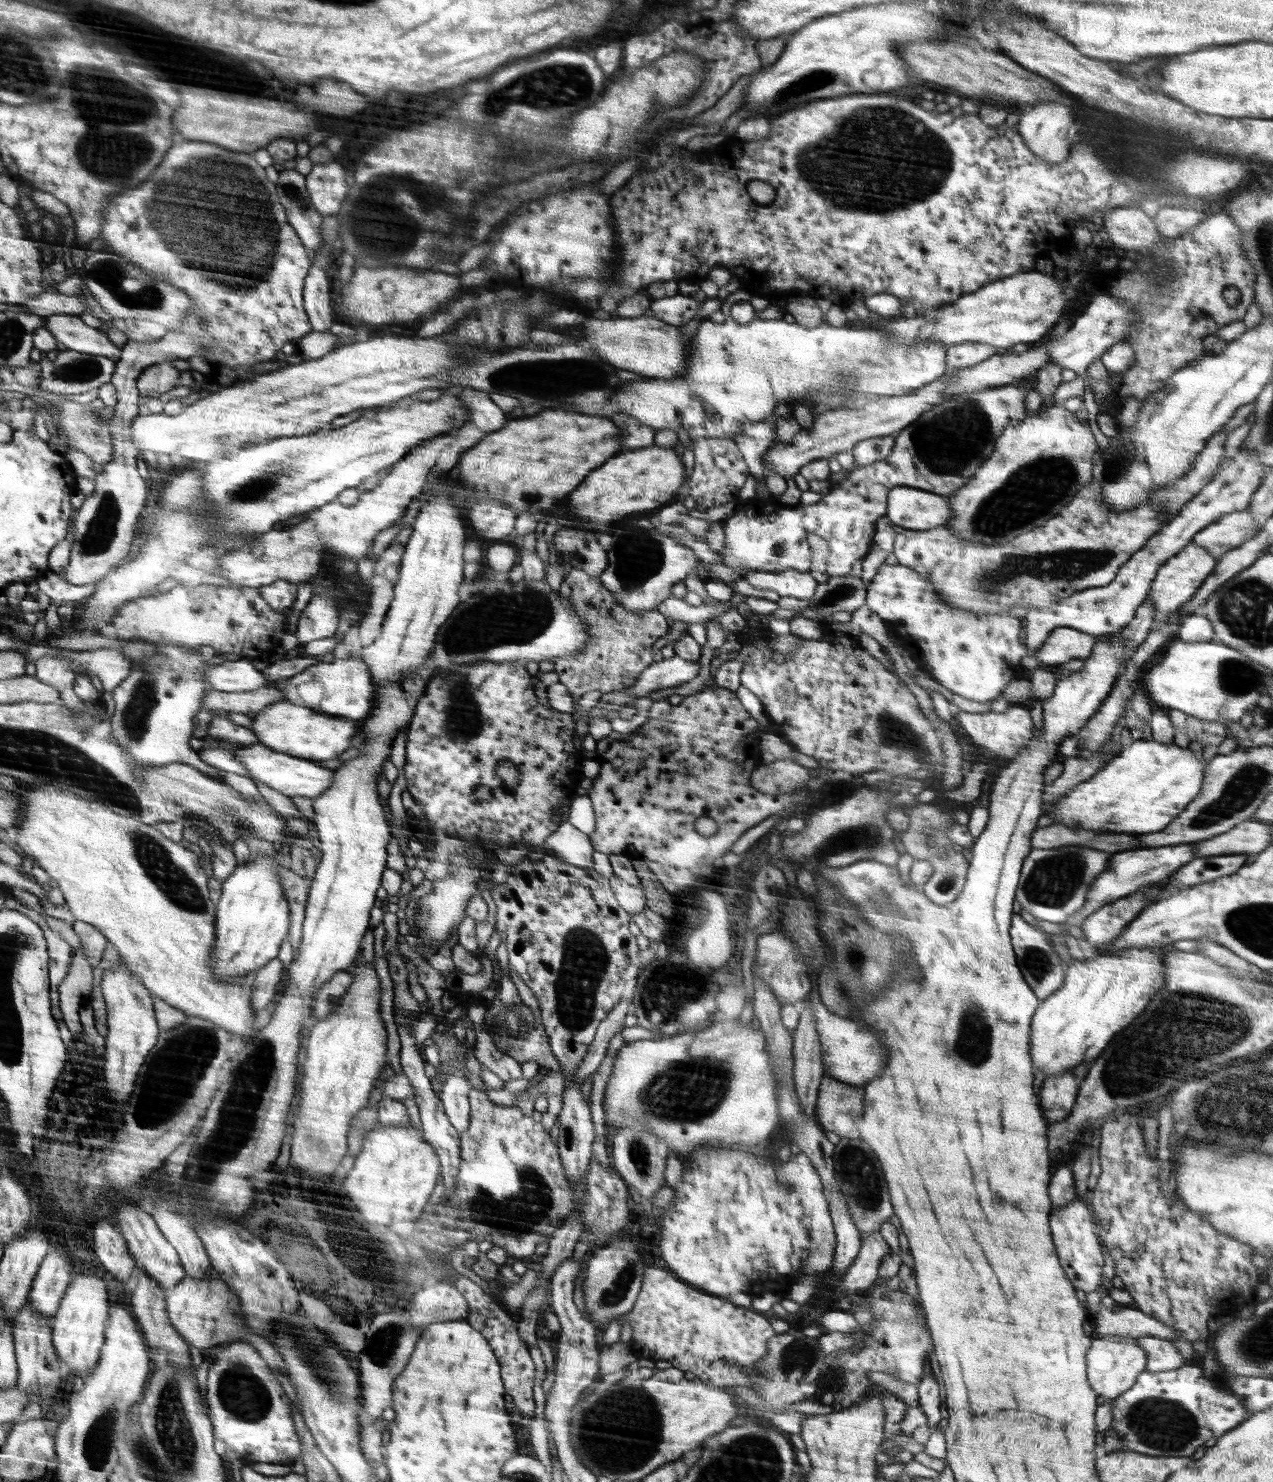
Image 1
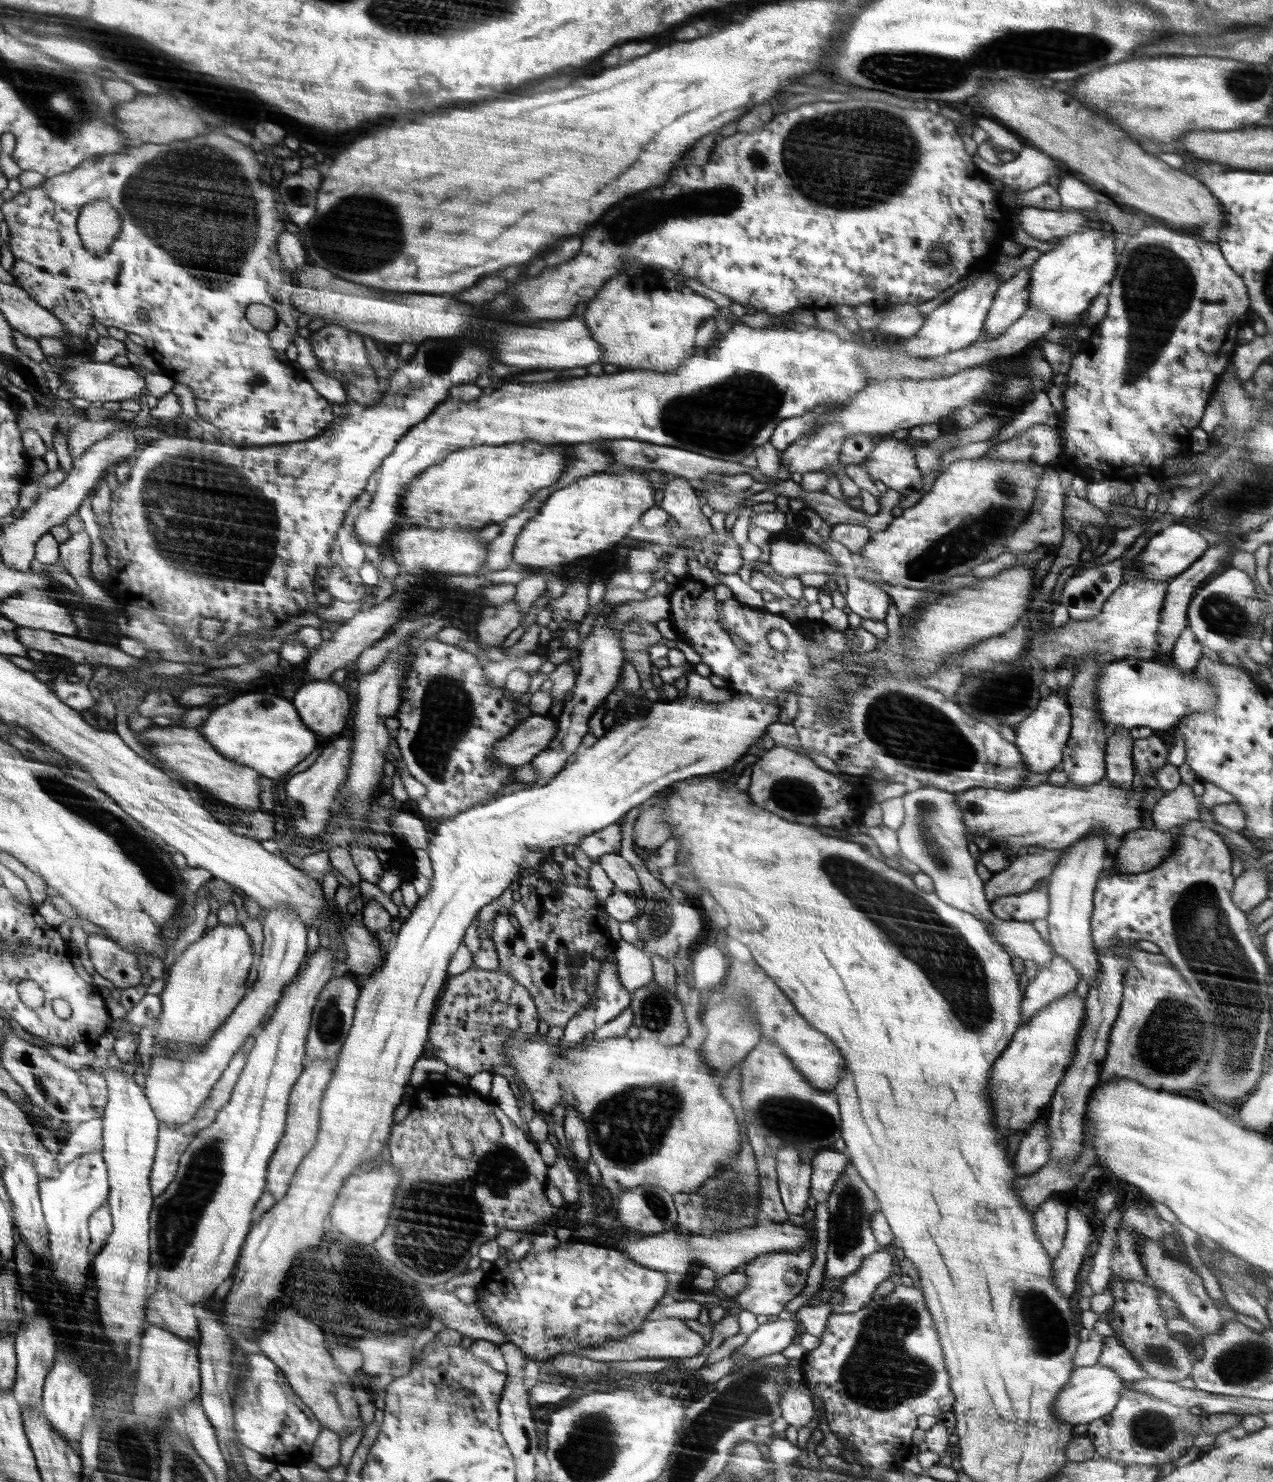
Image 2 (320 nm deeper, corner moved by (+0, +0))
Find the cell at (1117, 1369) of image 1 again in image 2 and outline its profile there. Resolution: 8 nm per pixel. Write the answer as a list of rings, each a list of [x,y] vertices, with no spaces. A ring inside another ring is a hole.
[[[1093,1364],[1090,1367],[1074,1369],[1070,1376],[1070,1382],[1058,1396],[1057,1403],[1054,1404],[1053,1415],[1061,1422],[1074,1424],[1080,1429],[1084,1429],[1093,1420],[1109,1415],[1117,1407],[1124,1391],[1124,1380],[1118,1377],[1114,1369],[1102,1367],[1101,1364]]]

